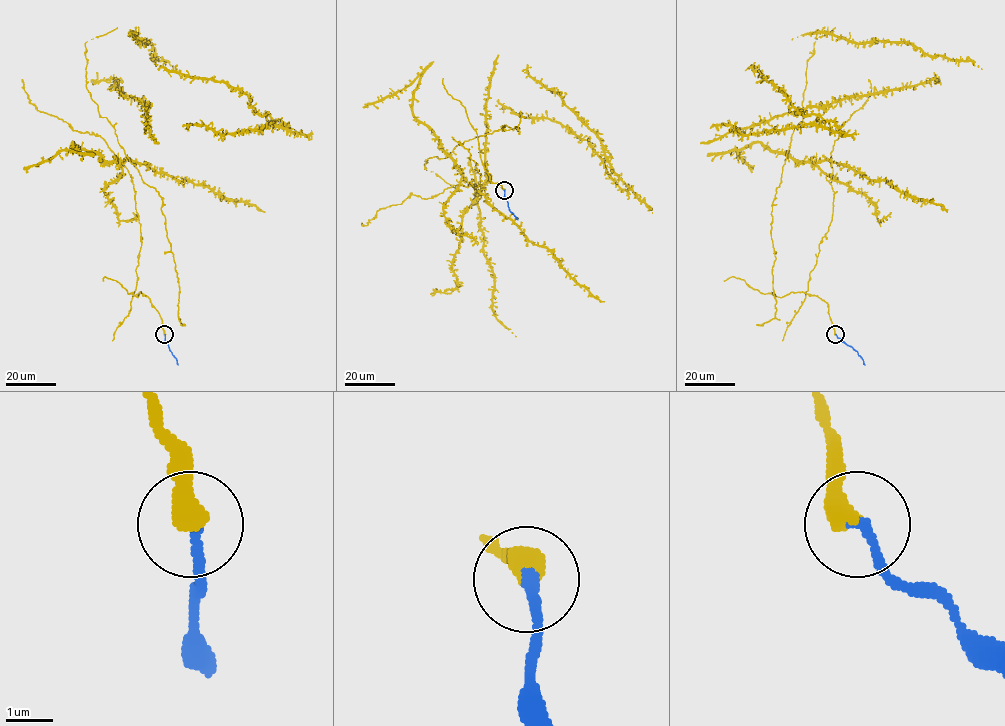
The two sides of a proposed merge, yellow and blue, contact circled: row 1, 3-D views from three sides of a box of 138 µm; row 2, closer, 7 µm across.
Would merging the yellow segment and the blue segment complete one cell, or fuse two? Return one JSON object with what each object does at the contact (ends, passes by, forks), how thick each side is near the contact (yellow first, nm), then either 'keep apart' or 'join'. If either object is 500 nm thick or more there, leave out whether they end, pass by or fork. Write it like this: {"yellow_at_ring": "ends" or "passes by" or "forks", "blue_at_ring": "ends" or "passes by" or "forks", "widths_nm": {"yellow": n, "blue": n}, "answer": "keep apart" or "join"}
{"widths_nm": {"yellow": 500, "blue": 240}, "answer": "join"}

